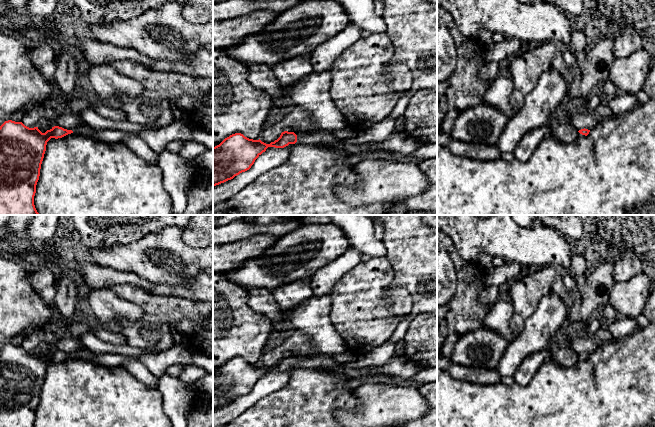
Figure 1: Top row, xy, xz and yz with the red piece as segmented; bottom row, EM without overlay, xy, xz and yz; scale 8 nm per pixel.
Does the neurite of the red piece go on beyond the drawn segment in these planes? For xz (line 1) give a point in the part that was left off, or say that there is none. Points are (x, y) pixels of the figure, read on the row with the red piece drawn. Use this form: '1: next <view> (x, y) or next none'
1: next xz (402, 143)

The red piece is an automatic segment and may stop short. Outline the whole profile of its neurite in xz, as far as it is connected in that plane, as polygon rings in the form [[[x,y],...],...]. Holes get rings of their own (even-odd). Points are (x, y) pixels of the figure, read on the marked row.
[[[284,131],[277,140],[270,144],[266,144],[260,139],[249,139],[241,133],[232,134],[213,147],[213,187],[249,170],[268,147],[284,148],[295,143],[321,144],[337,147],[348,155],[364,154],[368,150],[386,150],[409,155],[427,144],[401,133],[391,134],[381,142],[354,145],[336,138],[333,133],[334,131],[318,131],[313,134],[296,135],[294,132]]]

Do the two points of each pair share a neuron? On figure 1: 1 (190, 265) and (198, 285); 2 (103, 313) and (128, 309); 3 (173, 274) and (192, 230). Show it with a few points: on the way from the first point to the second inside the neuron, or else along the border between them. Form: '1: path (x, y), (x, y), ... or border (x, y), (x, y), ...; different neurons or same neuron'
1: border (201, 272), (191, 282), (173, 286); different neurons
2: path (109, 310), (122, 309); same neuron
3: border (184, 226), (183, 241), (190, 246), (202, 248); different neurons

